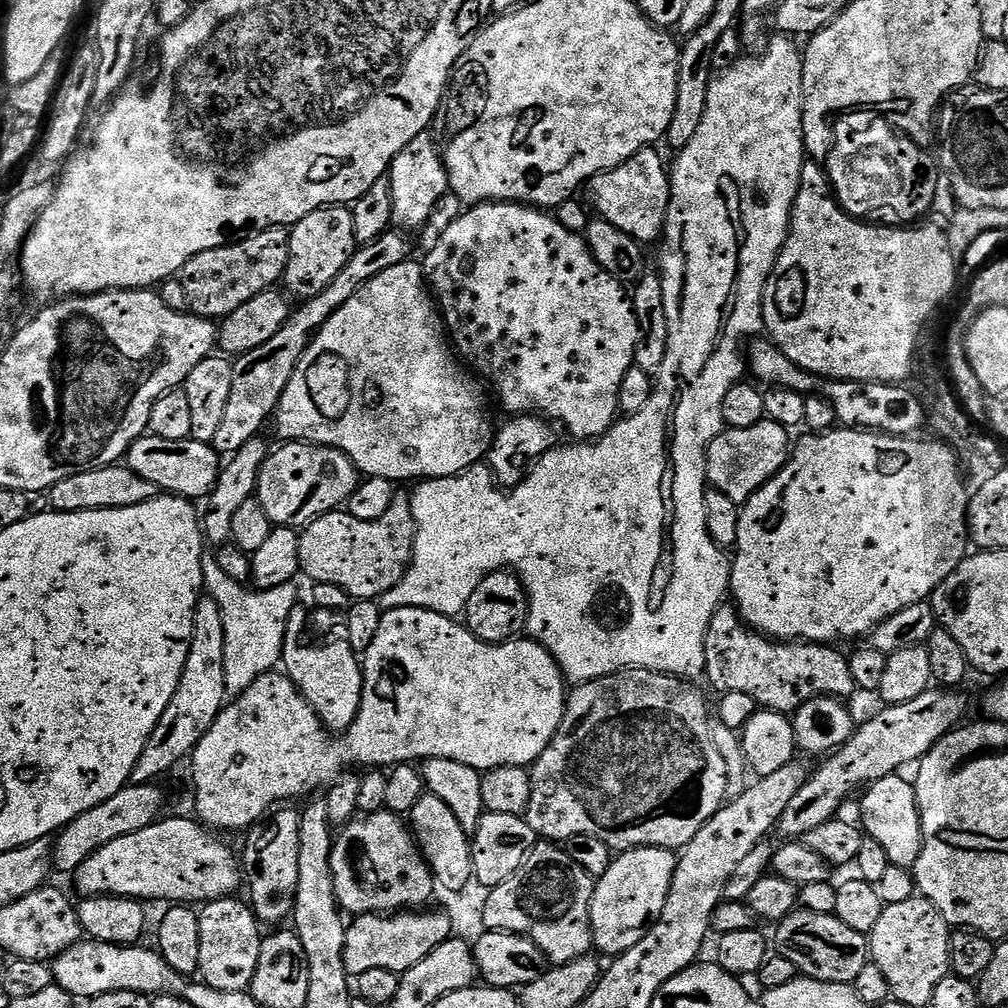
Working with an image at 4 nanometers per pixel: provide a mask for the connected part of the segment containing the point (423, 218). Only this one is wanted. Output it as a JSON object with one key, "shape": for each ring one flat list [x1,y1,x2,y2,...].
{"shape":[[425,134,414,138,414,142,406,145,392,159,392,167,386,175,390,182,390,194,394,202,392,222,397,229,412,234,415,228,420,228,436,212,440,199,449,195,448,171,444,165,441,149,431,140,431,135]]}

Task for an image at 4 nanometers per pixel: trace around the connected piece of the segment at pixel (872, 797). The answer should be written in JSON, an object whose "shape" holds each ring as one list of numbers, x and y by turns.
{"shape":[[900,774,887,776,867,785,863,793,865,796,860,800,859,823,867,839,880,843,882,850,886,850,889,864,911,869,924,845,924,835,916,801,915,783,911,779,903,780,902,777]]}

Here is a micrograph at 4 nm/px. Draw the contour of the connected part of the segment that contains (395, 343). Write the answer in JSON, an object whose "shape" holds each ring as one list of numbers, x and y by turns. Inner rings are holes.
{"shape":[[412,258,403,260,398,266,390,266,390,270,382,270,378,278,370,278,370,282,366,282,366,286,362,286,362,290,358,290,358,294,354,294,354,298,350,298,346,306,339,308,312,337,312,342,302,354,274,413,274,425,276,424,276,432,281,436,279,438,281,441,321,444,327,448,337,448,339,452,346,453,352,459,357,472,365,477,386,478,393,482,450,478,454,474,465,472,467,468,473,468,487,457,488,449,492,446,494,423,492,424,491,418,488,417,484,396,480,393,479,386,470,377,464,376,463,370,460,369,461,361,454,355,446,339,437,305,426,291,424,269,414,261]]}

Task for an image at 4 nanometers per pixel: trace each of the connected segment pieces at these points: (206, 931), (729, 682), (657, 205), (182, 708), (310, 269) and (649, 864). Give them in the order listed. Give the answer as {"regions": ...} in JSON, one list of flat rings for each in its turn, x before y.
{"regions":[[[236,899,209,900,199,909,202,958,198,976,214,990,251,989,254,970,258,970,262,925,251,907,243,899]],[[725,602,714,614,714,618,710,618,710,626,706,630,704,676,717,688,717,693,748,694,761,709,795,714,803,704,810,702,815,696,848,698,846,696,851,692,857,691,854,678,850,674,848,656,840,653,838,649,839,647,827,644,780,643,767,636,761,636,745,624,731,603]],[[655,147,643,148,626,162,599,172,586,185,586,193,596,207,595,215,610,222,610,226,618,226,622,234,630,234,630,238,645,246,651,246,663,237,672,193,669,165,664,165,656,151]],[[206,594,201,595,194,610,194,630,190,638,190,654,186,658,186,666,182,670,182,678,178,682,178,690,174,698,170,698,170,706,166,706,166,714,158,718,158,726,154,726,154,734,146,742,146,750,142,750,142,758,132,771,132,780,138,784,151,784,159,781,163,772,171,770,175,764,189,759,198,742,214,726,218,714,226,703,226,626,222,626,222,610,218,610,218,602]],[[329,206,306,214,306,218,290,228,290,254,284,271,283,287,293,297,300,296,301,301,322,294,322,290,326,290,326,286,338,278,342,266,350,262,357,247,351,207]],[[630,848,621,851,612,864,596,880,594,898,590,902,590,922,592,923,592,943,597,953,605,952,608,958,621,956,626,950,642,942,653,920,662,914,666,898,670,894,670,882,676,869,677,853,670,848]]]}

